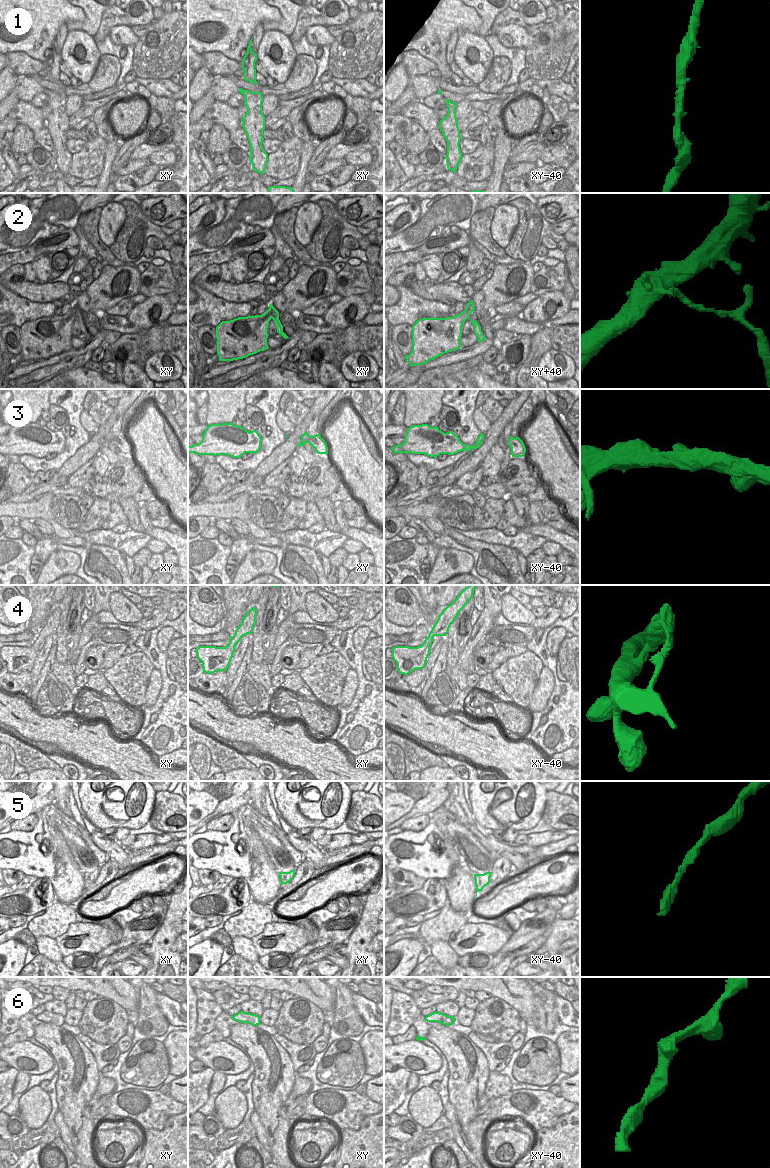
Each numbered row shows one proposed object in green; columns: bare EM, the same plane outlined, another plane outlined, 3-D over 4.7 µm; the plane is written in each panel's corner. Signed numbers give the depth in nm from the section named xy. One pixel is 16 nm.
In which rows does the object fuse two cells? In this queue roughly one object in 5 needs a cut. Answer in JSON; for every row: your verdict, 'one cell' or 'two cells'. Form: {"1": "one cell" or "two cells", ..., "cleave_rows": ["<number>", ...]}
{"1": "one cell", "2": "two cells", "3": "one cell", "4": "one cell", "5": "one cell", "6": "one cell", "cleave_rows": ["2"]}

